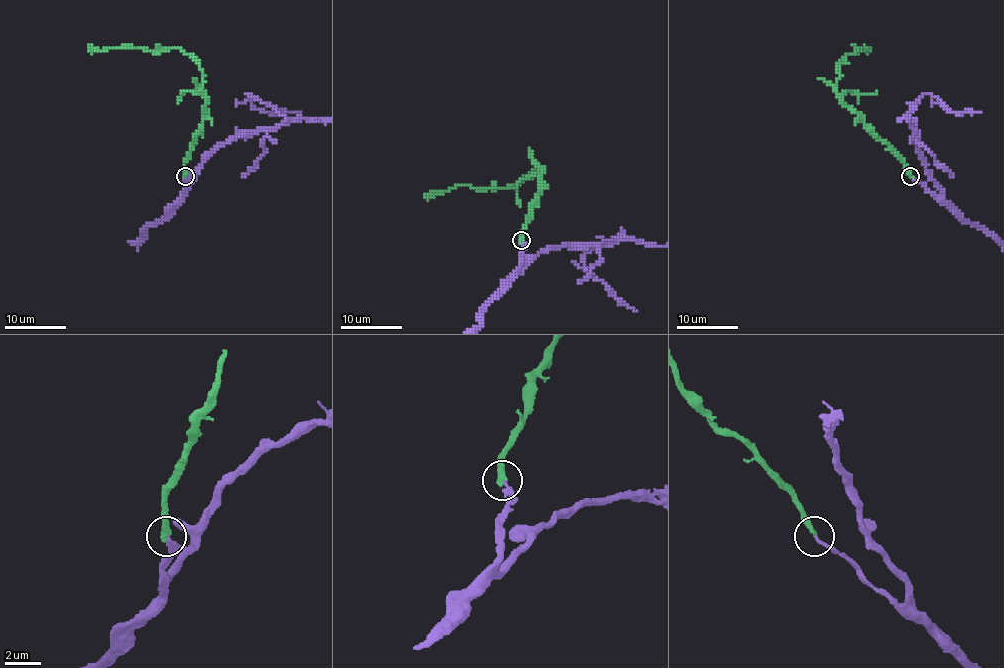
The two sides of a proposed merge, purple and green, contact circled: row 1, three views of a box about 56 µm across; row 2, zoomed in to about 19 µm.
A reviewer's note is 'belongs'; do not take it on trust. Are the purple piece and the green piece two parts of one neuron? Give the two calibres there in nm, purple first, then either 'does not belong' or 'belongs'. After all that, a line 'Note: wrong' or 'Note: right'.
calibres 180 and 320 nm; belongs
Note: right

